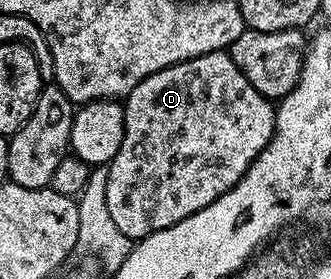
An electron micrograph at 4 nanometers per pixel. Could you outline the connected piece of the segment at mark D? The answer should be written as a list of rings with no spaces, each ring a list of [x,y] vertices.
[[[228,52],[208,53],[199,55],[195,59],[187,59],[183,63],[175,63],[163,71],[155,71],[147,75],[147,79],[141,82],[130,91],[129,96],[124,98],[125,106],[125,130],[123,131],[123,143],[115,155],[115,159],[110,161],[107,166],[107,211],[111,215],[111,220],[115,222],[115,227],[123,231],[130,239],[140,239],[149,237],[155,231],[163,231],[171,228],[175,223],[195,215],[195,211],[203,211],[215,199],[222,197],[239,179],[243,179],[245,172],[251,167],[251,163],[267,147],[271,135],[275,131],[275,119],[277,110],[274,102],[270,98],[259,95],[251,83],[247,83],[247,75],[235,67],[235,63],[229,57]]]

